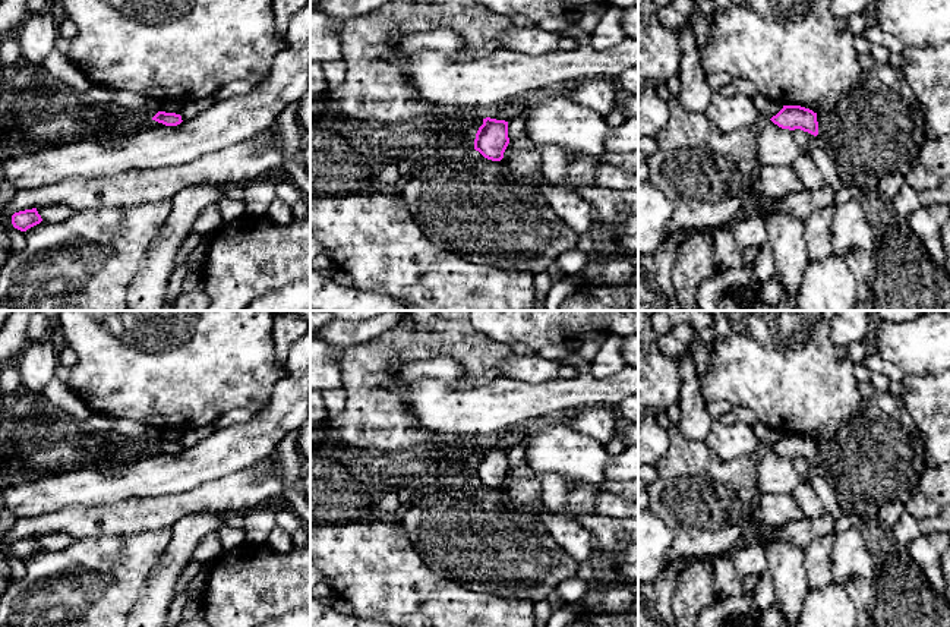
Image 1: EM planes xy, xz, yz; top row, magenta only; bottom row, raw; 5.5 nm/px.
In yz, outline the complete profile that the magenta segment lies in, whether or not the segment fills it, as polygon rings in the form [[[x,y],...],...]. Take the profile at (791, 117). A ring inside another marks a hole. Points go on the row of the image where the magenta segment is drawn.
[[[783,105],[770,120],[782,129],[801,129],[814,136],[818,135],[817,113],[801,105]]]

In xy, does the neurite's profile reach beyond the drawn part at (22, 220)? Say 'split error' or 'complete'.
complete

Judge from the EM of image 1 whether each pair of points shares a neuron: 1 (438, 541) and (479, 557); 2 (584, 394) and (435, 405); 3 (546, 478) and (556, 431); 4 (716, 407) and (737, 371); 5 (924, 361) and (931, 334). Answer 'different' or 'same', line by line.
1: same
2: same
3: different
4: different
5: same

